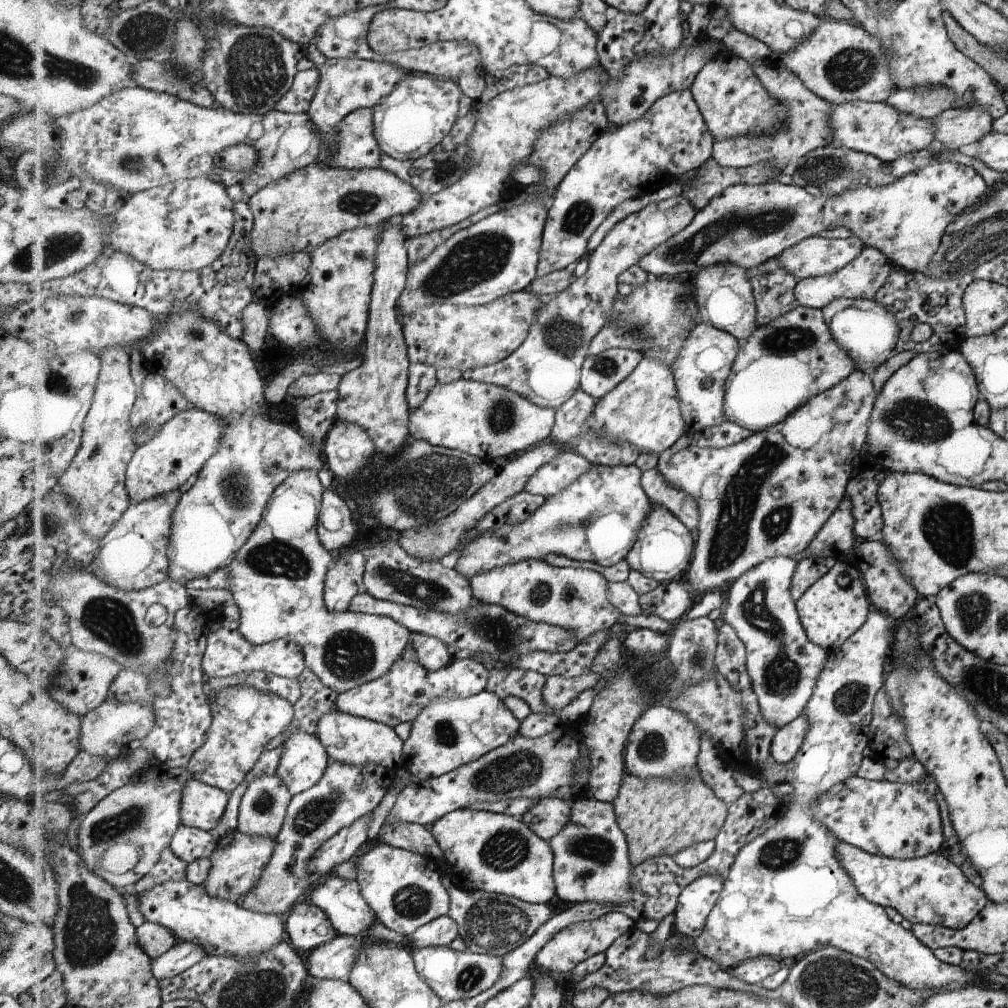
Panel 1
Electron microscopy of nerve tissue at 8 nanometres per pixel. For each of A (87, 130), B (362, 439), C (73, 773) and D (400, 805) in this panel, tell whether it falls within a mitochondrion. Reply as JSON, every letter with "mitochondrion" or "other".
{"A":"other","B":"other","C":"other","D":"other"}

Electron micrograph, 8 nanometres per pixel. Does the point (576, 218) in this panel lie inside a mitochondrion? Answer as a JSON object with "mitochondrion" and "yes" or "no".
{"mitochondrion":"yes"}

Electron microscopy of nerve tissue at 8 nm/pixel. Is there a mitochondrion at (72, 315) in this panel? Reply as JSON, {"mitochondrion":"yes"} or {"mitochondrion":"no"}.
{"mitochondrion":"yes"}

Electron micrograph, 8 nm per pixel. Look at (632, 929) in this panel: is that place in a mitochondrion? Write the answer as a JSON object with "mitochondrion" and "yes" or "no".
{"mitochondrion":"no"}

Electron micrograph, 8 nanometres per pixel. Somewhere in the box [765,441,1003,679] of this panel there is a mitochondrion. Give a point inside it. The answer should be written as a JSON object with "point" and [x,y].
{"point":[948,527]}

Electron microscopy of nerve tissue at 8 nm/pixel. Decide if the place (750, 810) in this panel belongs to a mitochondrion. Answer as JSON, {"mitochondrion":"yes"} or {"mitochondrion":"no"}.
{"mitochondrion":"no"}

